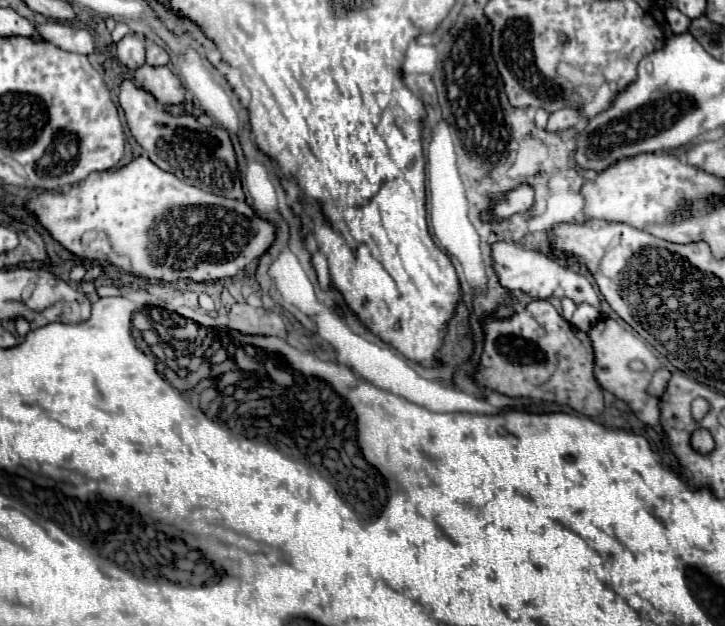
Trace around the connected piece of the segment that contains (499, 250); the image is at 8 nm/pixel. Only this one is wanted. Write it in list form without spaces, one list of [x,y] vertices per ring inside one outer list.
[[[497,242],[493,246],[493,262],[495,270],[499,274],[499,280],[505,288],[509,290],[521,290],[537,300],[543,298],[571,298],[575,304],[591,304],[599,308],[599,296],[593,288],[593,284],[587,280],[587,276],[577,274],[571,266],[561,264],[561,260],[553,254],[543,254],[539,250],[529,250],[529,248],[519,248],[519,244],[513,242]]]

